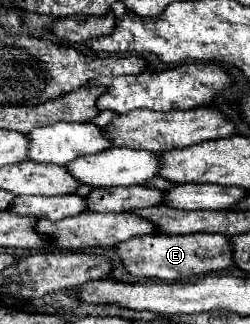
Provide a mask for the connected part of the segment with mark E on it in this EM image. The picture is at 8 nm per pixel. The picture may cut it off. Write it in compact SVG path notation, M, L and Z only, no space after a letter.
M192 233L192 235L146 235L132 237L112 247L126 271L136 279L178 281L194 275L206 275L232 267L232 247L226 235L220 233Z

